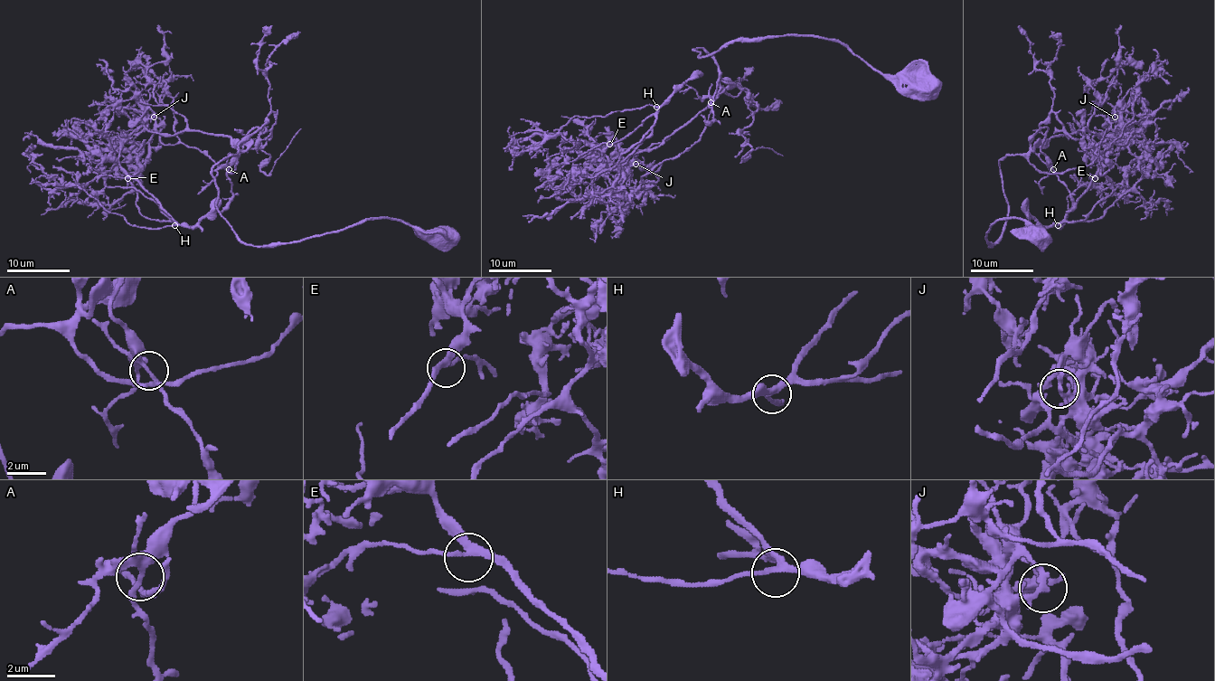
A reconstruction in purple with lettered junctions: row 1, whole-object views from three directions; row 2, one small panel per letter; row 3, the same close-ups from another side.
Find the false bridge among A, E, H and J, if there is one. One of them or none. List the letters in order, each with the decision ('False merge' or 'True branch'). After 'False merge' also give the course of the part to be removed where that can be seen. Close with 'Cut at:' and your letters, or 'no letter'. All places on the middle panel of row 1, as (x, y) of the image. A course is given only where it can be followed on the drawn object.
A: True branch
E: True branch
H: True branch
J: False merge. Course of the part to remove: (636, 163), (607, 162), (600, 150), (655, 116), (655, 126), (619, 156), (611, 185), (542, 216), (523, 216)
Cut at: J

